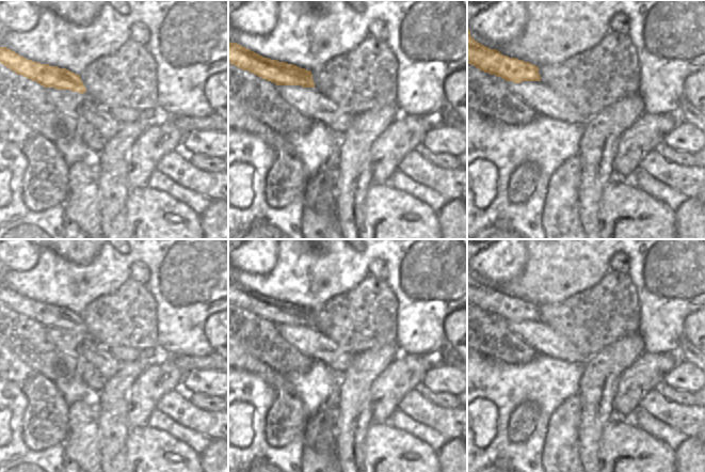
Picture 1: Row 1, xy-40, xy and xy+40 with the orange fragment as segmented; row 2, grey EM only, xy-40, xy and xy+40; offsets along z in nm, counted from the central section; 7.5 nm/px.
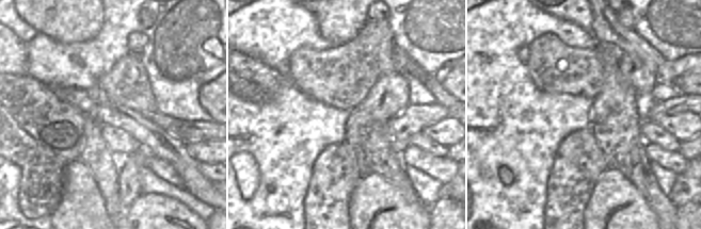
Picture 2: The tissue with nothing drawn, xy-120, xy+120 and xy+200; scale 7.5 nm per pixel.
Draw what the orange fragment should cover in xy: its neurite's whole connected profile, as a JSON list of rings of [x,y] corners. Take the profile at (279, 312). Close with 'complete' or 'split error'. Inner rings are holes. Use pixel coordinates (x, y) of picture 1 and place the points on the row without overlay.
[[[228,282],[228,302],[276,325],[315,327],[310,310],[265,297],[237,282]]]; complete

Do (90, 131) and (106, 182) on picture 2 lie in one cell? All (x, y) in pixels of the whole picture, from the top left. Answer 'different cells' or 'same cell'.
same cell

